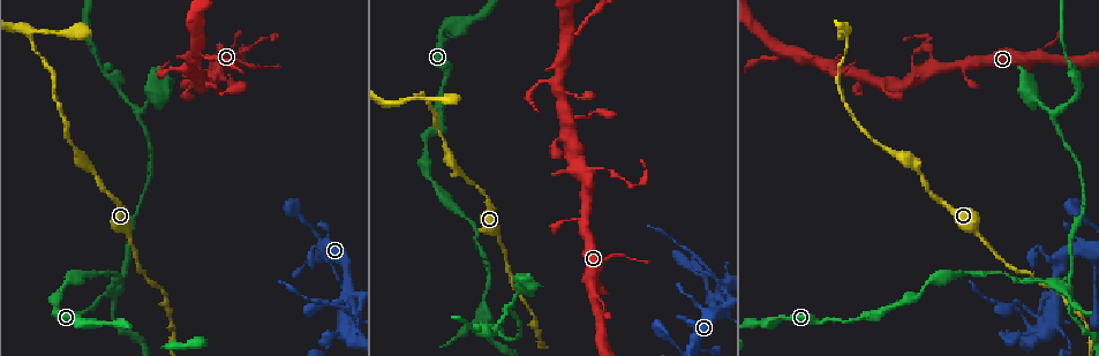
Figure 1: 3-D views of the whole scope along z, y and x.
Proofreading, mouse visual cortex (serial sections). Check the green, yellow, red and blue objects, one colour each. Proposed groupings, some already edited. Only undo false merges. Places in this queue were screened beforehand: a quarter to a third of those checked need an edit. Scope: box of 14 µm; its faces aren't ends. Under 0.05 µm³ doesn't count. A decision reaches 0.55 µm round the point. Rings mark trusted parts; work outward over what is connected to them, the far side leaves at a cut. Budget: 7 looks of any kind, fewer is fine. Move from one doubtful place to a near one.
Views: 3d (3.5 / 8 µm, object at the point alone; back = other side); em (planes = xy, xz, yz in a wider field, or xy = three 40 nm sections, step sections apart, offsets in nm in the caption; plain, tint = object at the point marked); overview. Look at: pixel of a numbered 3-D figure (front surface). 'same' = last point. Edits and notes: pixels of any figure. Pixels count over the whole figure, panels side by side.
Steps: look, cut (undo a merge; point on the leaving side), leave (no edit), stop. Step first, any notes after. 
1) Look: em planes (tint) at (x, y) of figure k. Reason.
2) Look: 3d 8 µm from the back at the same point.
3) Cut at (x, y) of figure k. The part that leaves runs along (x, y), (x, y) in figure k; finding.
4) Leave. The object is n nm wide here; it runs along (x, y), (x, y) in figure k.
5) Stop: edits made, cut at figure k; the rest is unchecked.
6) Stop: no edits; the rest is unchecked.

Look: 3d 3.5 µm at (911, 57) of figure 1. Thin neck.

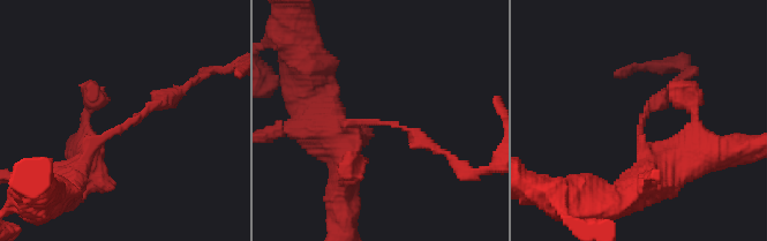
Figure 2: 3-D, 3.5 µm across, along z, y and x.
Look: em xy step 3 (tint) at (386, 122) of figure 2. The arms are 150, 300 nm wide; now the EM.

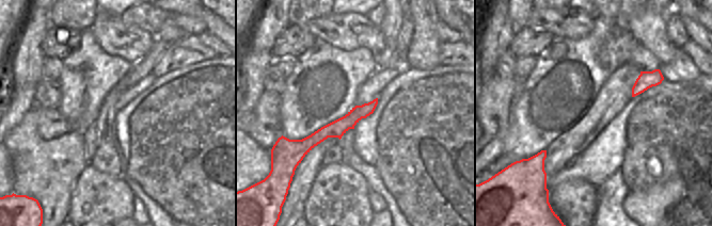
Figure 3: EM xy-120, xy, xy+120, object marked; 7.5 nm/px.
Leave. It runs along (82, 170), (99, 141), (185, 88) in figure 2; all the same cell.

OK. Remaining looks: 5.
Look: 3d 3.5 µm at (28, 31) of figure 1. Three-way junction.

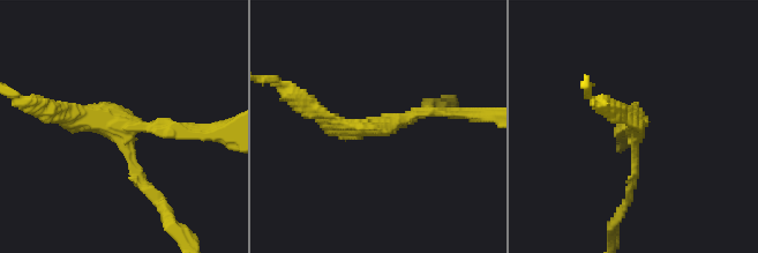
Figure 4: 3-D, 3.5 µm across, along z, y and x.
Look: em planes (tint) at (382, 126) of figure 4.

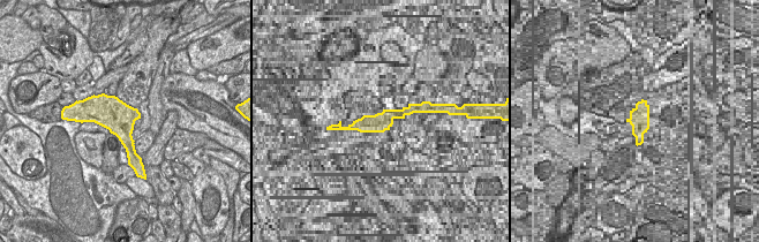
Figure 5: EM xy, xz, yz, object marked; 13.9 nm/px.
Leave. The object is 460 nm wide here; it runs along (156, 199), (124, 131), (195, 134) in figure 4; continuous, no second cell.

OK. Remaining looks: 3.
Look: 3d 3.5 µm at (1066, 289) of figure 1. Four or more arms meet.

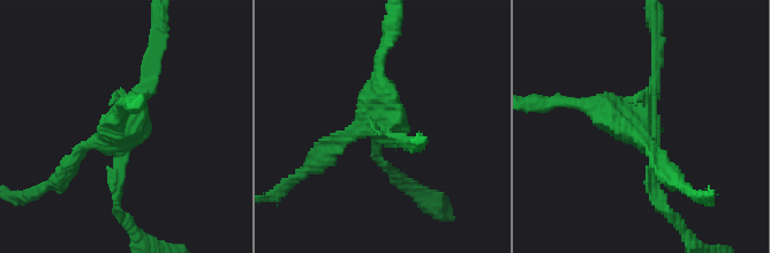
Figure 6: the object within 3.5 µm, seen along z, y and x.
Look: em xy step 5 (tint) at (639, 127) of figure 6.

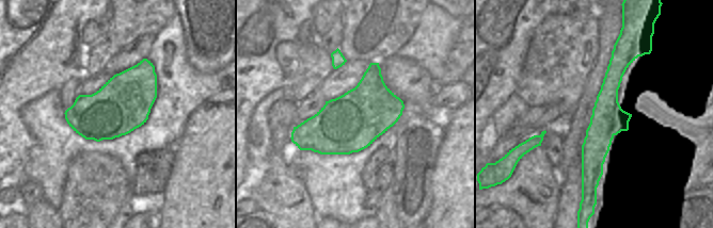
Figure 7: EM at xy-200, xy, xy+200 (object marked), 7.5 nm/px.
Cut at (654, 195) of figure 6. 4 arms meet here; the arms are 150, 150, 150, 150 nm wide; the part that leaves runs along (654, 119), (656, 31) in figure 6; two cells meet here.

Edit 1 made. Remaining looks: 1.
Stop: edits made, cut at figure 6; the rest is unchecked.

